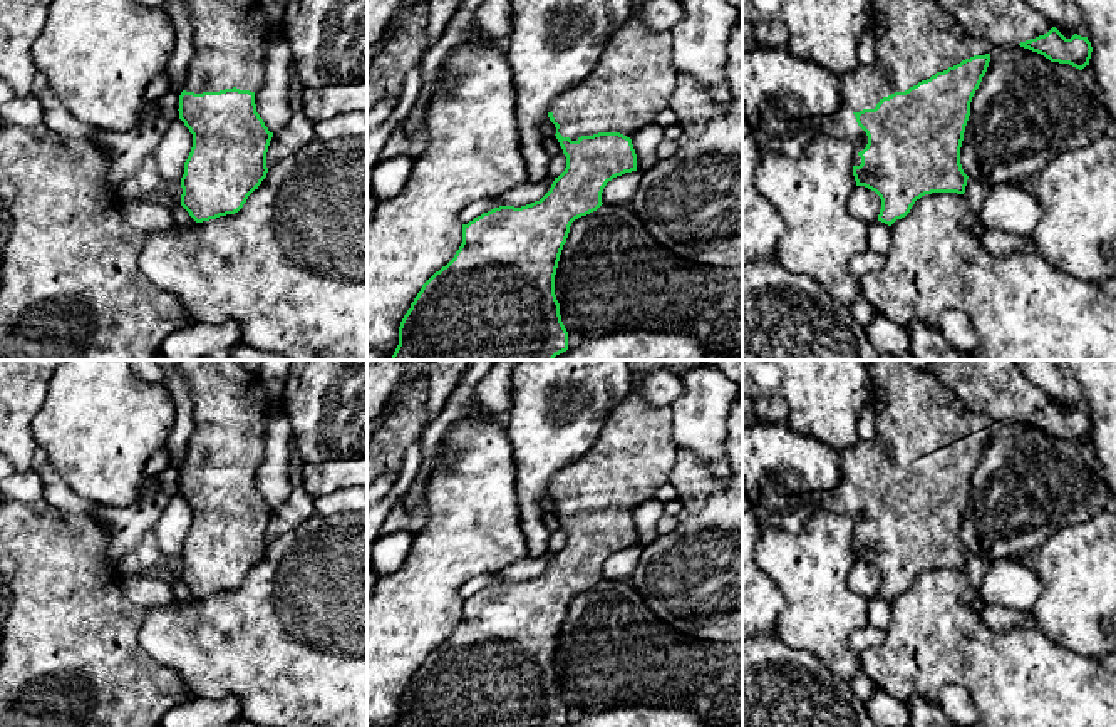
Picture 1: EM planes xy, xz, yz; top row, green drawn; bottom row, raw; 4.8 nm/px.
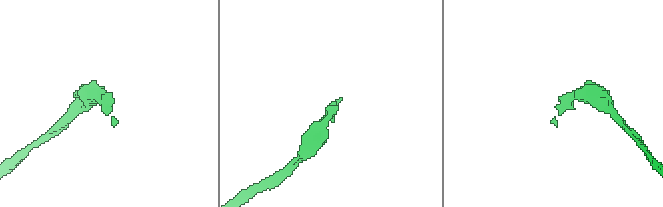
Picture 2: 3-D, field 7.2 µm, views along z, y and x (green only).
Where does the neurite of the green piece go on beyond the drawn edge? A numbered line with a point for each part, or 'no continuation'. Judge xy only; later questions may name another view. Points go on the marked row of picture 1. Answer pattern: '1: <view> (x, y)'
1: xy (230, 36)

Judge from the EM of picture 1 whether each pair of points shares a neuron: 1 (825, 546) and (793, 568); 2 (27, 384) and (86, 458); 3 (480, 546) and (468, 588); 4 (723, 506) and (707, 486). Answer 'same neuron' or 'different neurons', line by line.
1: same neuron
2: different neurons
3: different neurons
4: same neuron

